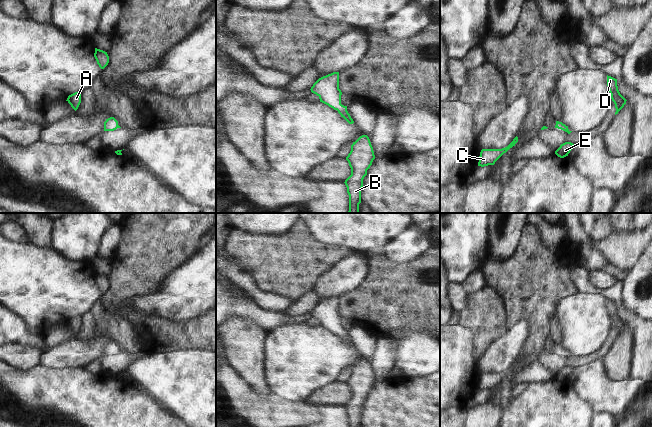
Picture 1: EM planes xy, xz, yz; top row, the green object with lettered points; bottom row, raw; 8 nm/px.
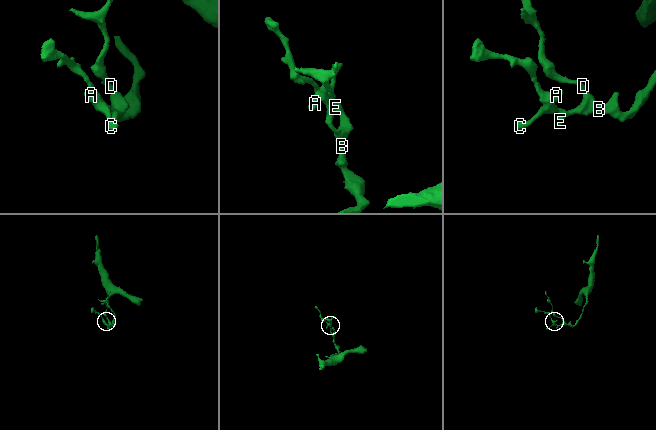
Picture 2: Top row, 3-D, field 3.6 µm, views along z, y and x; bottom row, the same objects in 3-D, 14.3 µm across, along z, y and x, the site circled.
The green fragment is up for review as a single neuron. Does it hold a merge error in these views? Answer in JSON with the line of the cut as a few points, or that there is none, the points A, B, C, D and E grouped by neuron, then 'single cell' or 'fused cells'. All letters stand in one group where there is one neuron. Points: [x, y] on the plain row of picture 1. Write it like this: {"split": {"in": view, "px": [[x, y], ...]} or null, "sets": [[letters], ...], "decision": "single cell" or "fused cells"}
{"split": null, "sets": [["A", "B", "C", "D", "E"]], "decision": "single cell"}

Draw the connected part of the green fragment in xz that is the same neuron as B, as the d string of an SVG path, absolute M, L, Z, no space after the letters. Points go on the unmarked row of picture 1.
M362 359L353 366L351 375L346 381L351 392L351 399L344 406L349 419L349 427L361 427L363 403L374 383L373 371L367 359Z

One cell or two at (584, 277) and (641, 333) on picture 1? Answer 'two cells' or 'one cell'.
one cell

